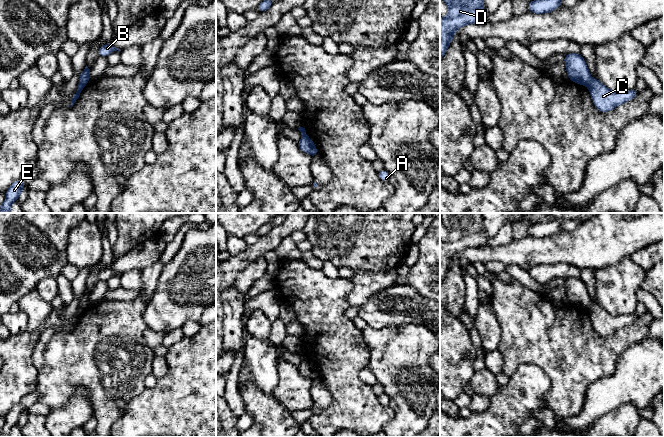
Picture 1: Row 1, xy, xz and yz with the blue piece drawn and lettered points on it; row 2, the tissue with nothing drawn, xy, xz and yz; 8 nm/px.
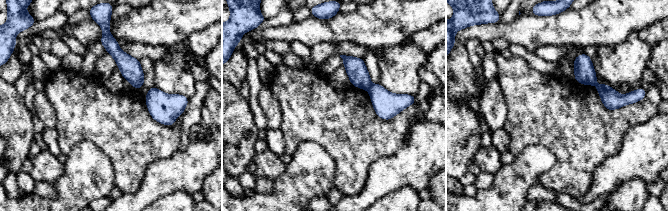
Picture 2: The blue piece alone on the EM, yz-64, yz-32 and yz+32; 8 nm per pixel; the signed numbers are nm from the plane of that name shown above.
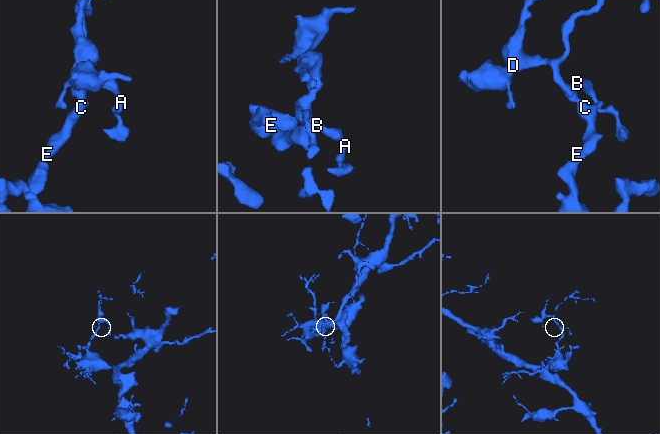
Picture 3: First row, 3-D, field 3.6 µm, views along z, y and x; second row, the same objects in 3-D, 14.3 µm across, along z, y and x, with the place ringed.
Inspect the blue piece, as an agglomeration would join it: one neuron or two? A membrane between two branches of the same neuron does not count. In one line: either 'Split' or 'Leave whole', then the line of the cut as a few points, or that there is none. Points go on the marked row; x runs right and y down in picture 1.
Split. Split along yz (592, 79), (587, 85)

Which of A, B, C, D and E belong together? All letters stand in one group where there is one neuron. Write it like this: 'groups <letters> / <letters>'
groups A B D / C E

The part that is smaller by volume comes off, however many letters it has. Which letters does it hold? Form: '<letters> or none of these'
A, B, D

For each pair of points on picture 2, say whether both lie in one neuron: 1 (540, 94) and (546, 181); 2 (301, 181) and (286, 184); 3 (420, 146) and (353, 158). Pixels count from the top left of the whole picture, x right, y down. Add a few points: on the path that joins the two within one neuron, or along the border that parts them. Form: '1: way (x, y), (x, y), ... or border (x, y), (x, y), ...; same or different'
1: way (553, 116), (561, 124), (561, 159); same
2: way (297, 184), (290, 184); same
3: border (408, 131), (401, 147), (394, 154), (376, 161); different

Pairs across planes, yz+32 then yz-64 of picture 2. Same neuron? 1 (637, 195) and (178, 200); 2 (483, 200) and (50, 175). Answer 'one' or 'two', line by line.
1: one
2: two

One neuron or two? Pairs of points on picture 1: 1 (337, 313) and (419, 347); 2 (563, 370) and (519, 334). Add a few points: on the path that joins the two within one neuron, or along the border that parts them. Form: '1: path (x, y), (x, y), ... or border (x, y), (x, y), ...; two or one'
1: border (361, 330), (370, 352); two
2: path (552, 359), (530, 337); one

